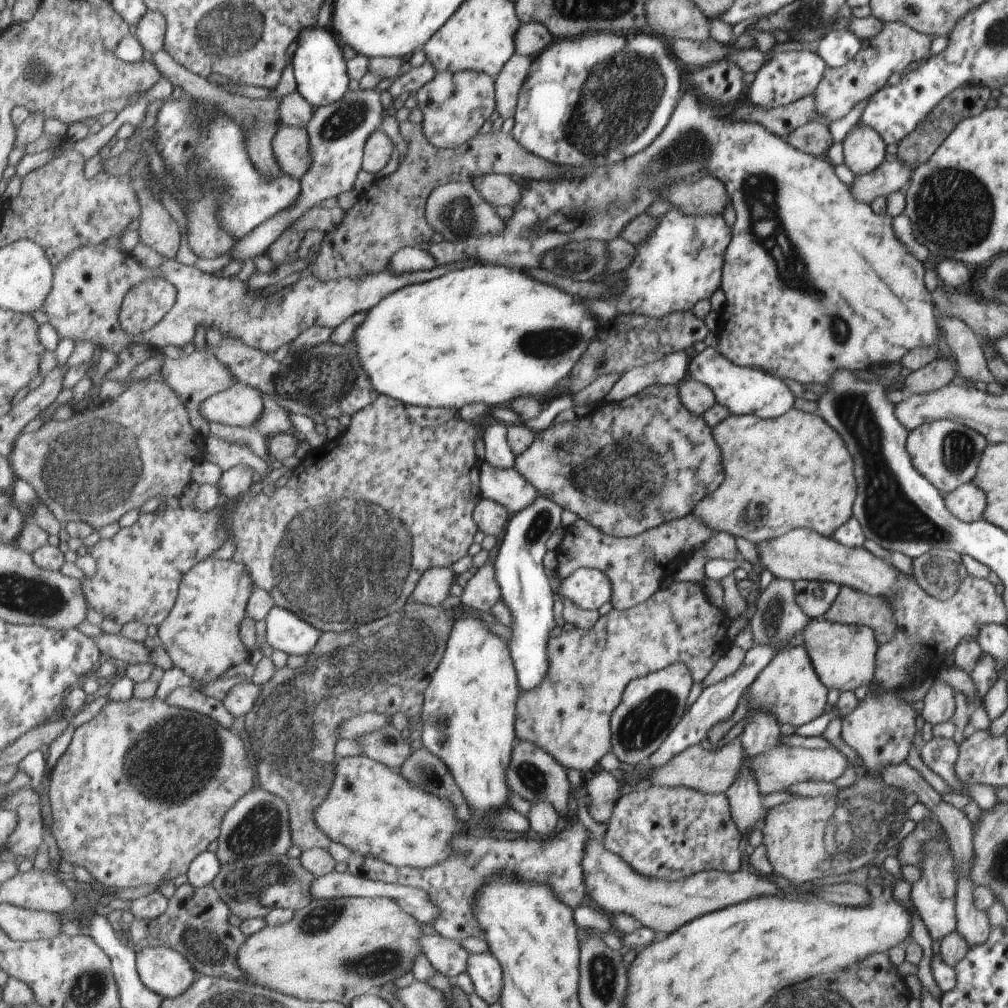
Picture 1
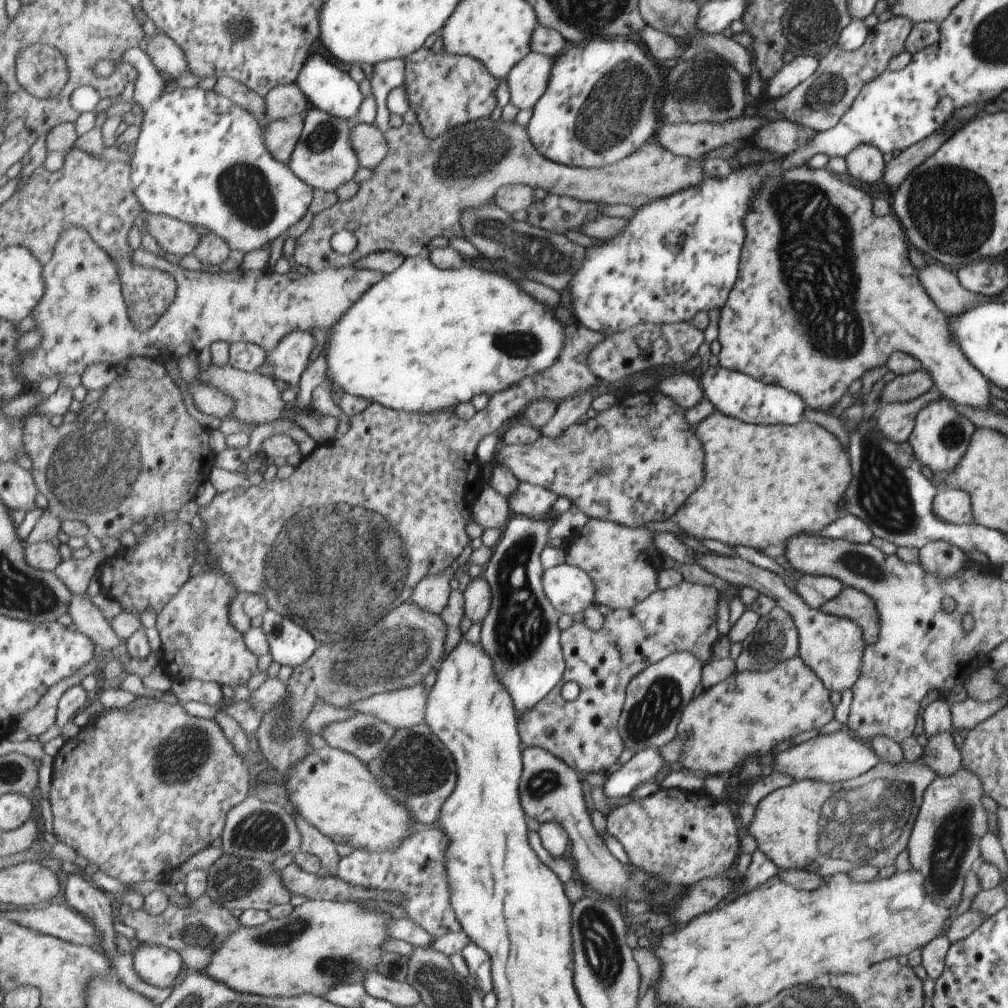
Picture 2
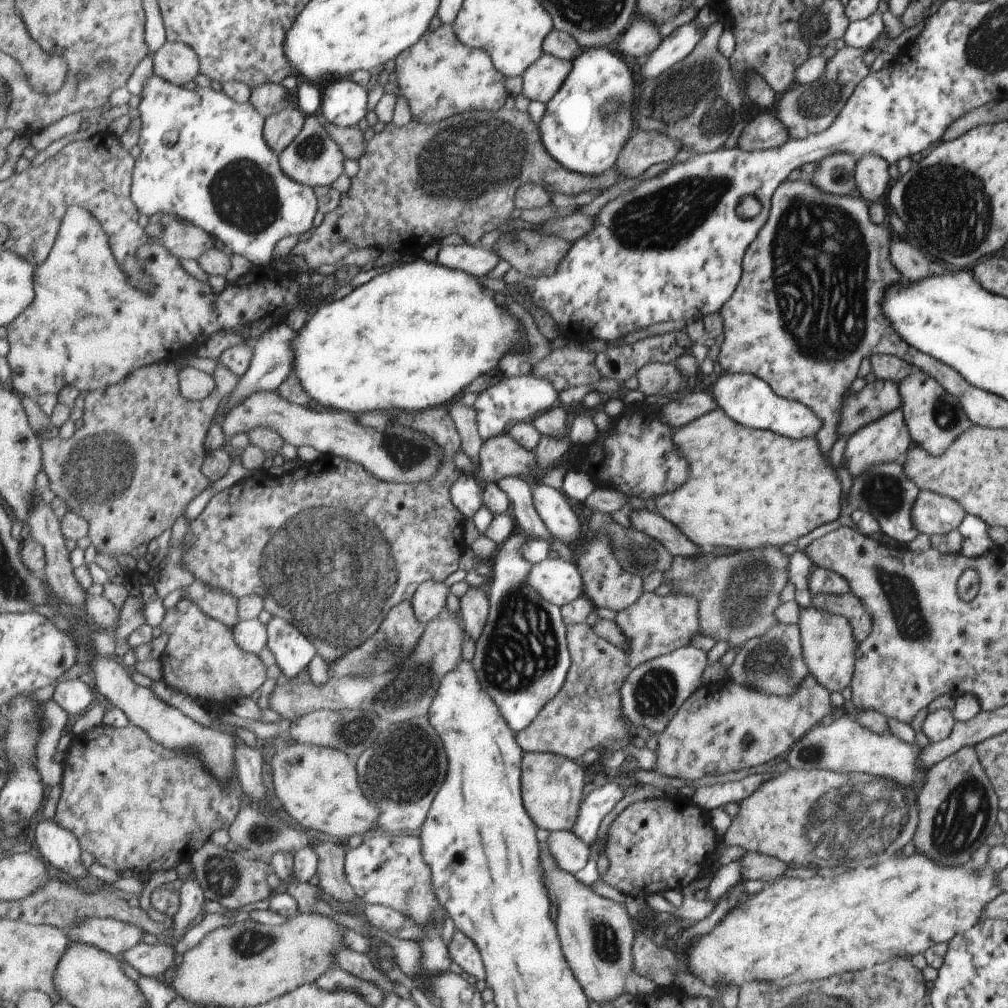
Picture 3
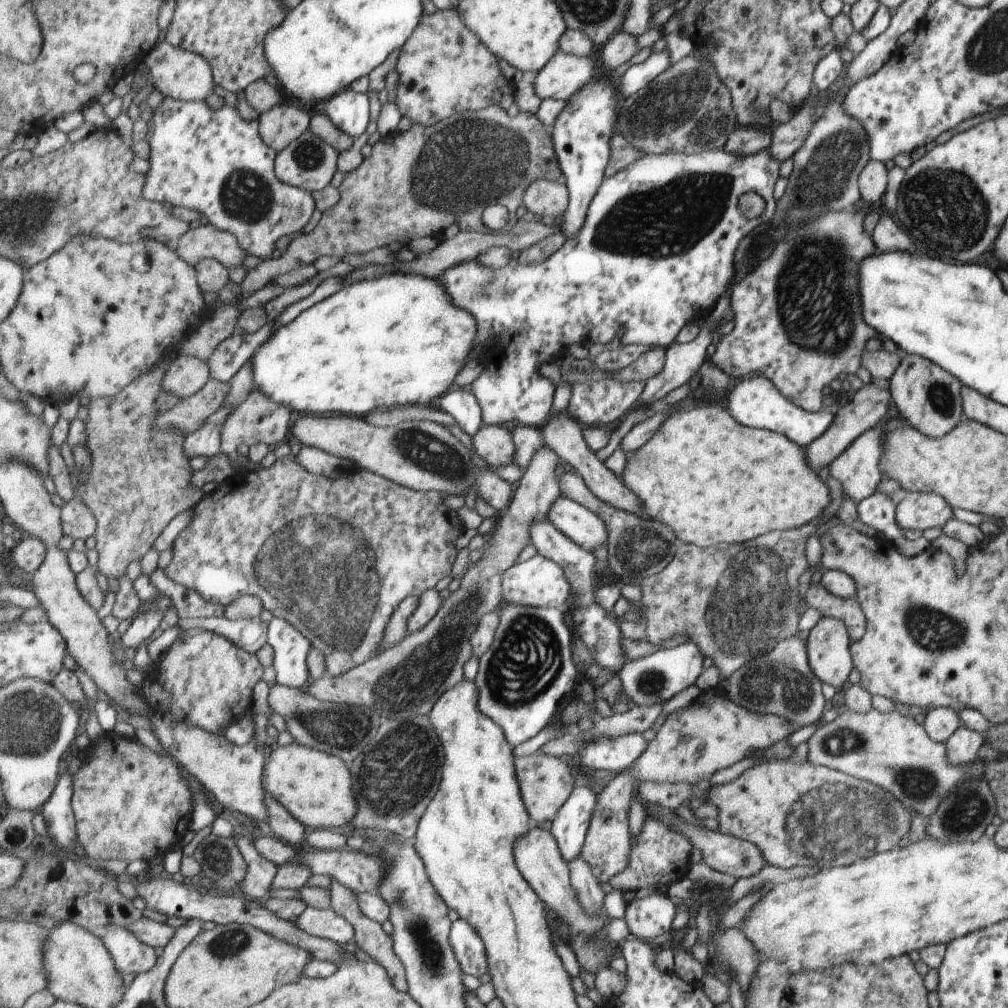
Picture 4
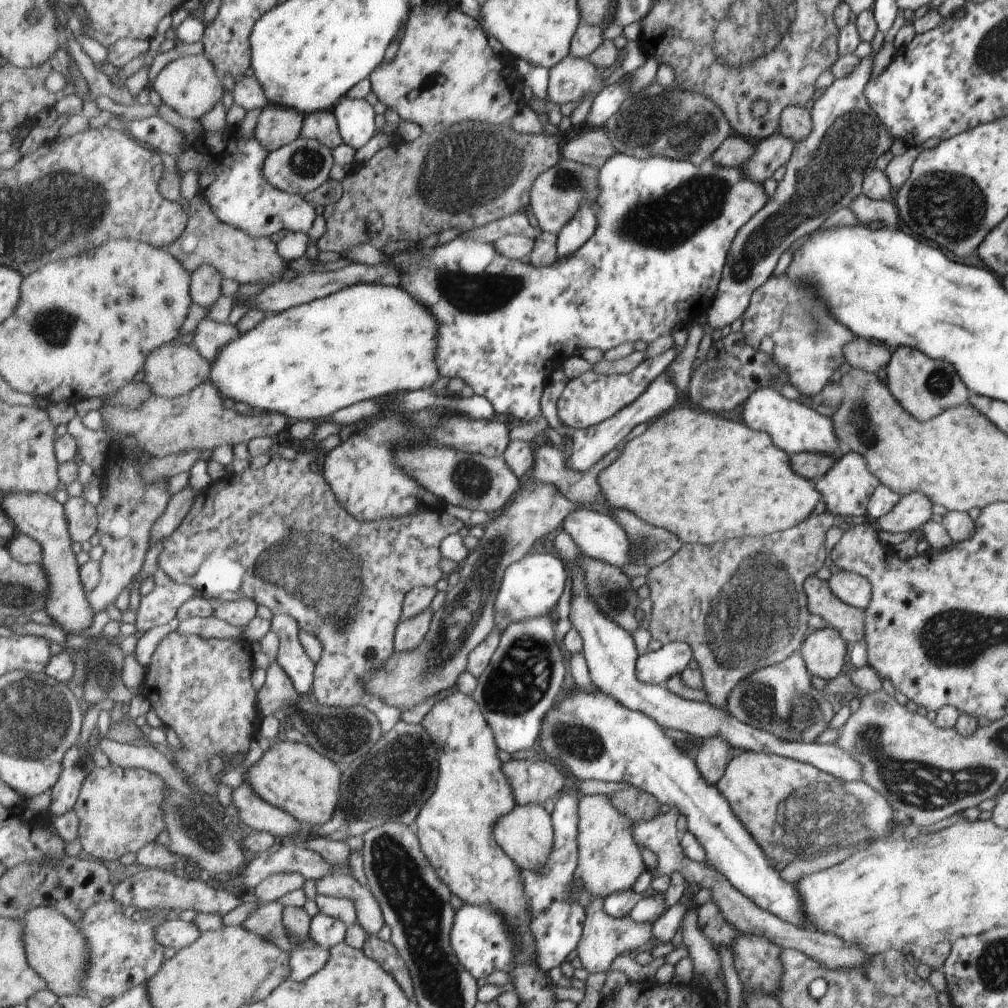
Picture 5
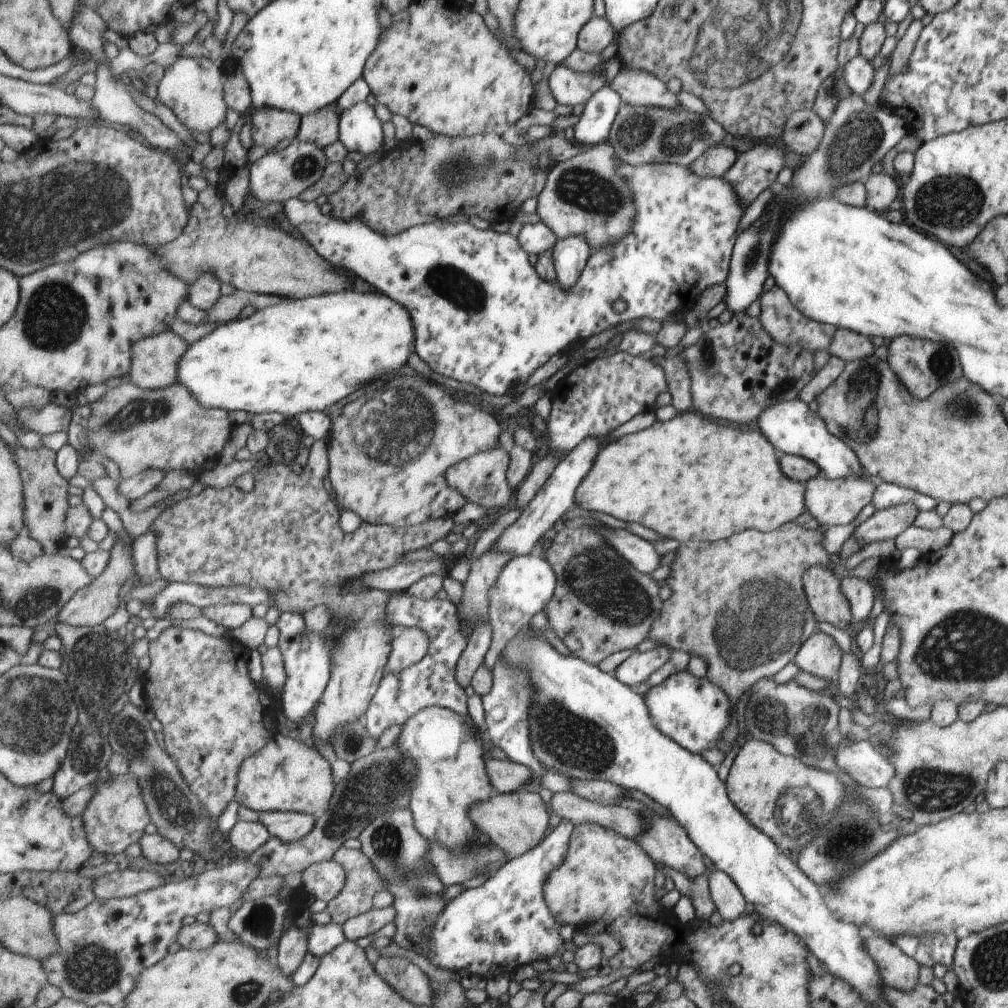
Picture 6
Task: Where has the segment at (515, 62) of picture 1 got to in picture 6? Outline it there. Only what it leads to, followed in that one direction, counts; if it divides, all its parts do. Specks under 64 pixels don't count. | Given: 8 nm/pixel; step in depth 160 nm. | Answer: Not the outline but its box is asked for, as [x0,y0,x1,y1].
[548,65,681,110]

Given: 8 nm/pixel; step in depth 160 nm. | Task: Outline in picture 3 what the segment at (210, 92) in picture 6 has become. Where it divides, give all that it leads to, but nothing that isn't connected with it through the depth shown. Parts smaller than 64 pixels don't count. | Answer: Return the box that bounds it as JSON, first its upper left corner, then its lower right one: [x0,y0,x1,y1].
[152,41,201,86]

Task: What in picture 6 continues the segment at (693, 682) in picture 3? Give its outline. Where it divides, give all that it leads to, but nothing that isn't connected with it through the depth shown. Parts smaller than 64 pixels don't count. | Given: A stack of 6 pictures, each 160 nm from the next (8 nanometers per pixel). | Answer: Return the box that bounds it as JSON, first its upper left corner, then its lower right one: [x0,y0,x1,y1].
[614,645,672,688]

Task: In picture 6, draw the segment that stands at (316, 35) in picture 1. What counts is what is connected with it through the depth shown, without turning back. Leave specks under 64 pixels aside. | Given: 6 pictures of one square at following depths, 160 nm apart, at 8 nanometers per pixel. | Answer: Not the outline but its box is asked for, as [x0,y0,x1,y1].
[340,101,383,154]

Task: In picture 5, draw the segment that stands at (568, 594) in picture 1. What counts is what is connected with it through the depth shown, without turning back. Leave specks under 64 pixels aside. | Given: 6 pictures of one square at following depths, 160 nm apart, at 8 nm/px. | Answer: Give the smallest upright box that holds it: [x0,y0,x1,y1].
[496,550,567,632]

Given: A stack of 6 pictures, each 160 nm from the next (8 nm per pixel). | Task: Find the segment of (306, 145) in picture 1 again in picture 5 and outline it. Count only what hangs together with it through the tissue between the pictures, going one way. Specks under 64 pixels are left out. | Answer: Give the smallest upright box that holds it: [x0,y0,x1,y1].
[255,104,306,153]

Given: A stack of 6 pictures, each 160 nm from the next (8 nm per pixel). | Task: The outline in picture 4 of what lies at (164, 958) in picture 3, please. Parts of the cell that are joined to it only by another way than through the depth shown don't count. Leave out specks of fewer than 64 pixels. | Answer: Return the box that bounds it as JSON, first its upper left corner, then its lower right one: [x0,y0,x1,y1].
[96,925,158,975]

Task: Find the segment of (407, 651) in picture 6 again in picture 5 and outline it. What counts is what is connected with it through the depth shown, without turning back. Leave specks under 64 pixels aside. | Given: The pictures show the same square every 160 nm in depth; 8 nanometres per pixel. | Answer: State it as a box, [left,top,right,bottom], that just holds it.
[395,608,434,651]

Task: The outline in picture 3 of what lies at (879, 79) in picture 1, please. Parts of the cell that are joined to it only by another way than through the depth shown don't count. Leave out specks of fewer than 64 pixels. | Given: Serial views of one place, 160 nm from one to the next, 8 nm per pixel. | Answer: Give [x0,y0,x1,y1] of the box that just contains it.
[775,45,876,139]

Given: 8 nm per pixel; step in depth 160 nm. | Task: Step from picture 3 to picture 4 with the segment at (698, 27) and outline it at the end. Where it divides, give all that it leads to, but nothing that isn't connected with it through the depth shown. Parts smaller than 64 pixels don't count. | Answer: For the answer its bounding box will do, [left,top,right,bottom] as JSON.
[617,49,669,94]

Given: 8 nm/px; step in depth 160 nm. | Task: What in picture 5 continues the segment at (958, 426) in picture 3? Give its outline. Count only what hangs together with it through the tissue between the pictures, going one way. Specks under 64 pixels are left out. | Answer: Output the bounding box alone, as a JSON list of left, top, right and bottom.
[886,346,970,422]

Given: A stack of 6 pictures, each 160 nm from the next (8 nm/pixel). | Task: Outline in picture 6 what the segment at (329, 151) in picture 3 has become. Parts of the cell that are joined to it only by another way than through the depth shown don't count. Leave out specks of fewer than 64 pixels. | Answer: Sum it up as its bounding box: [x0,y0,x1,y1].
[250,138,328,204]

